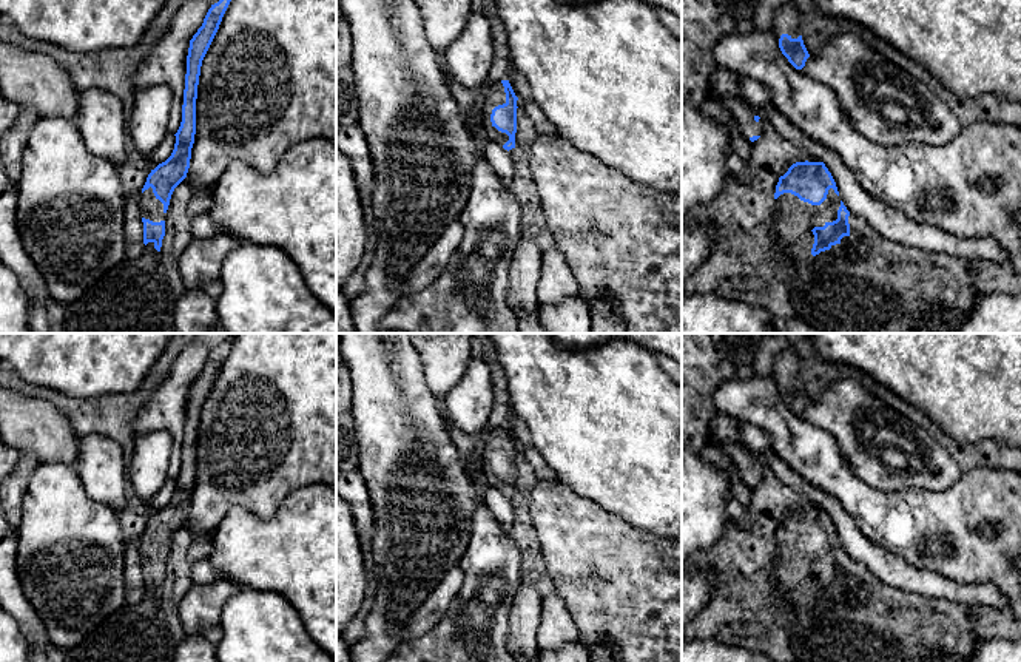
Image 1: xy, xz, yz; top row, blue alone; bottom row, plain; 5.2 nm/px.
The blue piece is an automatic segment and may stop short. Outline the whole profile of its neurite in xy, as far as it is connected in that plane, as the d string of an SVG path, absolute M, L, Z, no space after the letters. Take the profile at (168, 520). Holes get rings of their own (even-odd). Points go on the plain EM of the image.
M234 336L208 355L190 386L182 468L171 502L147 523L139 542L143 568L143 599L122 605L77 647L65 651L65 662L174 662L174 642L160 605L165 559L174 534L187 523L196 480L196 444L202 406L219 375Z

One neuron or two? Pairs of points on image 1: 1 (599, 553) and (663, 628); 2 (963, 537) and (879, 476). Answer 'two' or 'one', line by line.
1: one
2: two

